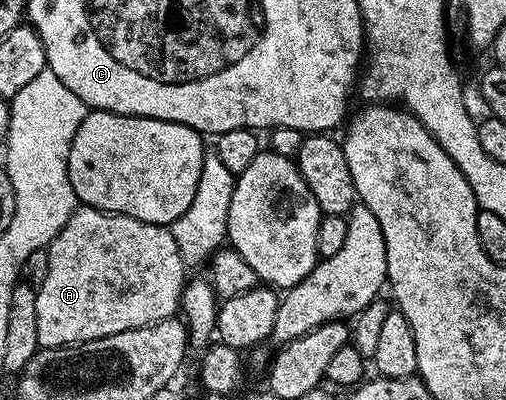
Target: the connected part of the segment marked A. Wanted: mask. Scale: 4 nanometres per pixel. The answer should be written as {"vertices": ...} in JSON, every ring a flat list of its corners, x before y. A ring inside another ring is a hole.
{"vertices":[[79,207,71,215,71,219,67,219,63,231,59,231,59,235,55,235,55,239,50,243,48,251,50,267,48,268,47,279,44,279,41,284,36,286,37,298,35,299,38,343,42,349,62,349,64,345,82,345,84,341,103,339,107,335,119,335,119,331,131,331,139,327,154,325,155,322,172,317,178,312,181,304,181,291,184,289,187,280,187,270,183,259,179,255,179,247,175,247,175,239,166,226,143,223,139,219,128,217,122,213,104,213,98,209]]}

